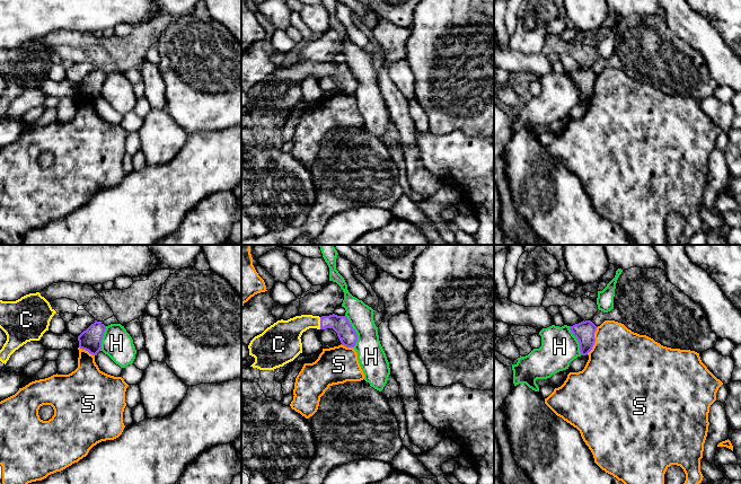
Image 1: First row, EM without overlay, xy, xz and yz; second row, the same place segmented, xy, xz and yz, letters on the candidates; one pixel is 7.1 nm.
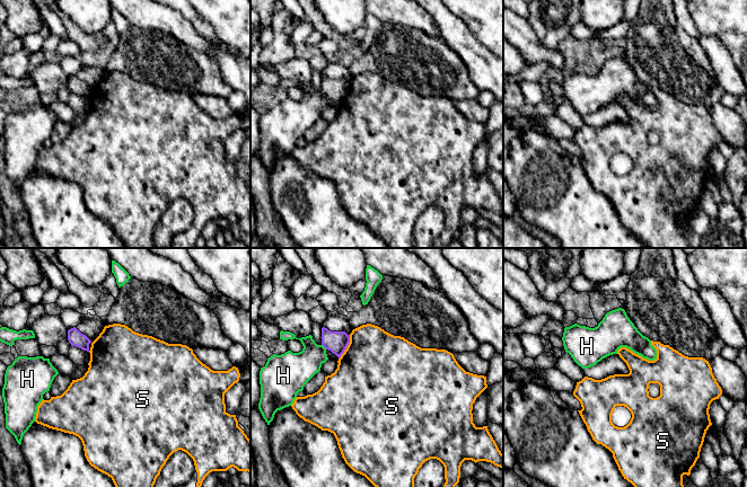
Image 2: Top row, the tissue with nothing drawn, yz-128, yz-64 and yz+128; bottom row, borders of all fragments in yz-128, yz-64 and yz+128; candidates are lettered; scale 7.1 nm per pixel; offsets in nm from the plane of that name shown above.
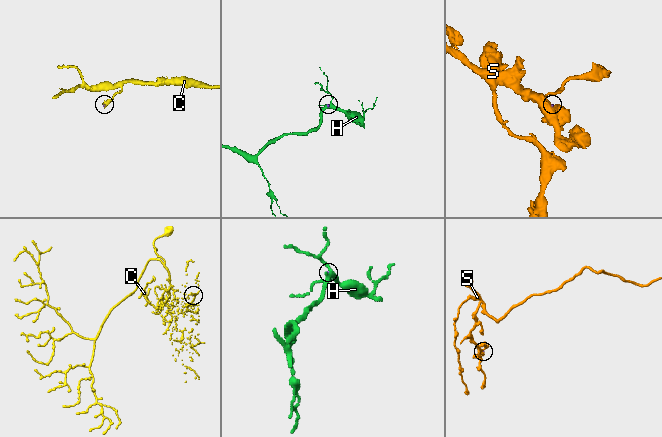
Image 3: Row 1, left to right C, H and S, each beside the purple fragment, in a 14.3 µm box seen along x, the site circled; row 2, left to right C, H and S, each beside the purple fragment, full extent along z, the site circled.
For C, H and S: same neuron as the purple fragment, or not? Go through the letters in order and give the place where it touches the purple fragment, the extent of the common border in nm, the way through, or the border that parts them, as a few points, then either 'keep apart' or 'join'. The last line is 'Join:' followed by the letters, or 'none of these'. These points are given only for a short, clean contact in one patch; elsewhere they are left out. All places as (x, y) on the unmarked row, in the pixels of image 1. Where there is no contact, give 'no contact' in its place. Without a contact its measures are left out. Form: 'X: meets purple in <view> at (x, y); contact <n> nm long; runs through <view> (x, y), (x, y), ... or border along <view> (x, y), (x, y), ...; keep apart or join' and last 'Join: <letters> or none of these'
C: meets purple in xz at (320, 70); contact 90 nm long; runs through xz (347, 84), (334, 70), (320, 70), (301, 70), (288, 80); join
H: meets purple in xz at (354, 78); contact 240 nm long; border along xz (345, 62), (356, 81), (356, 89), (353, 94); keep apart
S: meets purple in yz at (594, 88); contact 200 nm long; border along yz (597, 75), (594, 91), (587, 100); keep apart
Join: C

